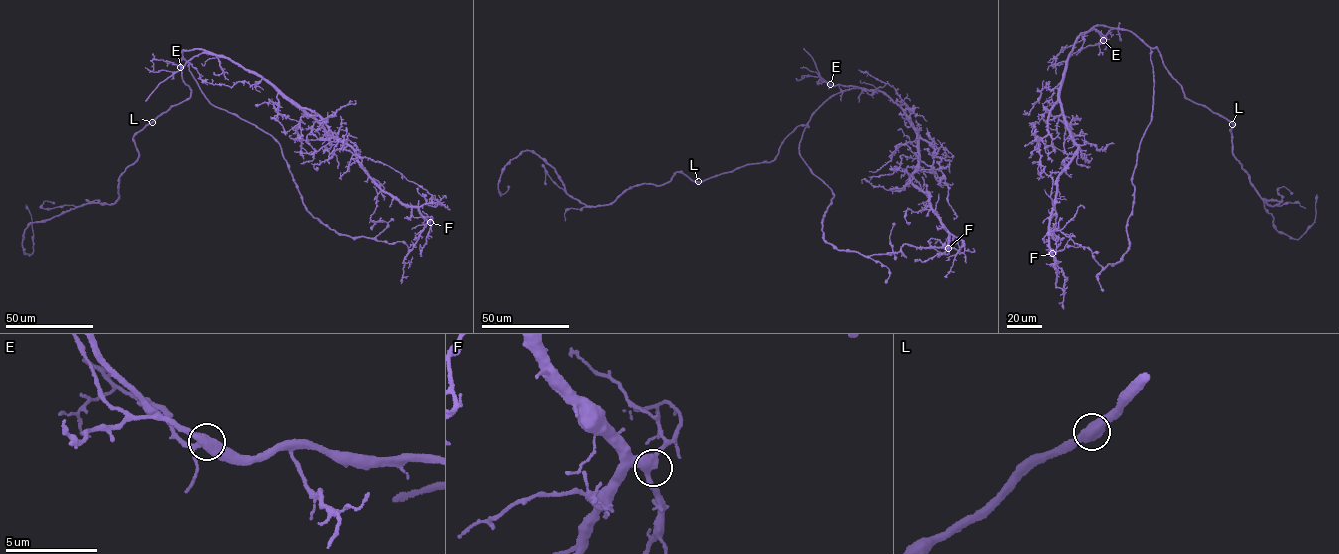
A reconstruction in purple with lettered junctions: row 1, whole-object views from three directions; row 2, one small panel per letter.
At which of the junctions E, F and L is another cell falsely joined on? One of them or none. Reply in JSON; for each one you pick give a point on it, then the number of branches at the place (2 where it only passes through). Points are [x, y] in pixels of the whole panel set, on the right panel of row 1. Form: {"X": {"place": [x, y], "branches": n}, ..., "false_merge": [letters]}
{"false_merge": []}

